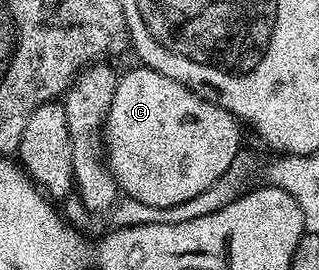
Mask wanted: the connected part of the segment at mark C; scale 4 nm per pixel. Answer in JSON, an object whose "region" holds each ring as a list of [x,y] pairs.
{"region":[[[146,67],[138,68],[129,70],[127,74],[124,72],[120,76],[113,95],[113,103],[109,107],[107,118],[103,121],[101,149],[105,154],[105,164],[107,170],[113,175],[115,184],[118,185],[122,196],[137,199],[137,203],[149,203],[149,207],[177,207],[181,203],[193,199],[193,195],[201,195],[201,191],[207,189],[213,183],[217,183],[217,179],[221,179],[221,175],[225,175],[225,171],[229,171],[233,159],[238,157],[241,152],[239,144],[243,141],[244,130],[241,128],[241,122],[233,114],[217,107],[212,101],[197,96],[193,91],[189,91],[189,87],[177,83],[177,79],[169,79],[169,75],[161,75]]]}

